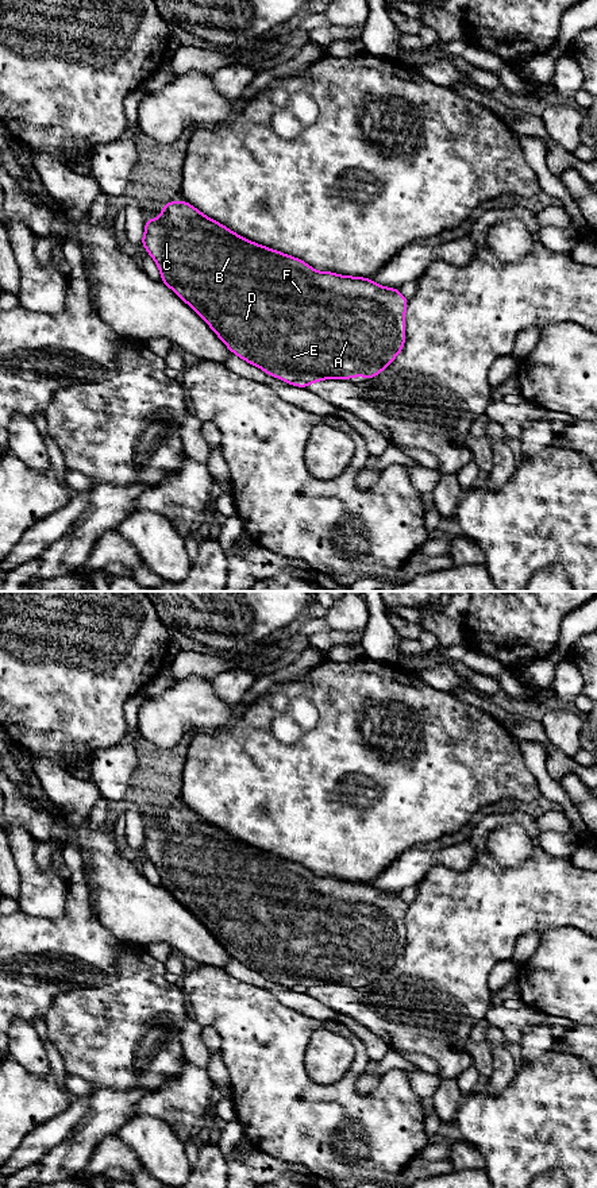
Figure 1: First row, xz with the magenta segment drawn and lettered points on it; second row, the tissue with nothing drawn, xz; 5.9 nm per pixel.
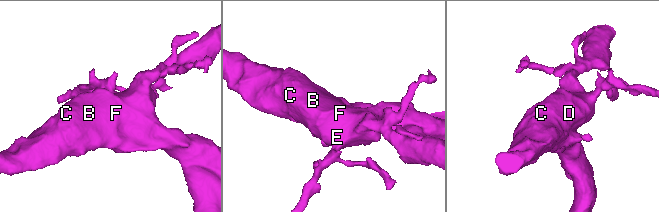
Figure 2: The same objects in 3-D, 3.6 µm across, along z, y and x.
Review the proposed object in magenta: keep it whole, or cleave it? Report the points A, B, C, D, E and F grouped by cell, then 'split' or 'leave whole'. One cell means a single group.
A B C D E F; leave whole

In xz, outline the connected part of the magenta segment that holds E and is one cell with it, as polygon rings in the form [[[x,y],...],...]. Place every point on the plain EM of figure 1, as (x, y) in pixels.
[[[184,805],[165,807],[158,824],[146,825],[140,849],[157,868],[161,886],[212,933],[232,958],[289,990],[308,992],[323,984],[361,980],[371,984],[404,953],[409,904],[400,894],[381,891],[370,883],[316,876],[298,863],[232,837]]]

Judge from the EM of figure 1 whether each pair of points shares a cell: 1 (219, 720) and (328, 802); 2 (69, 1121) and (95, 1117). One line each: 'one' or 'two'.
1: two
2: two

